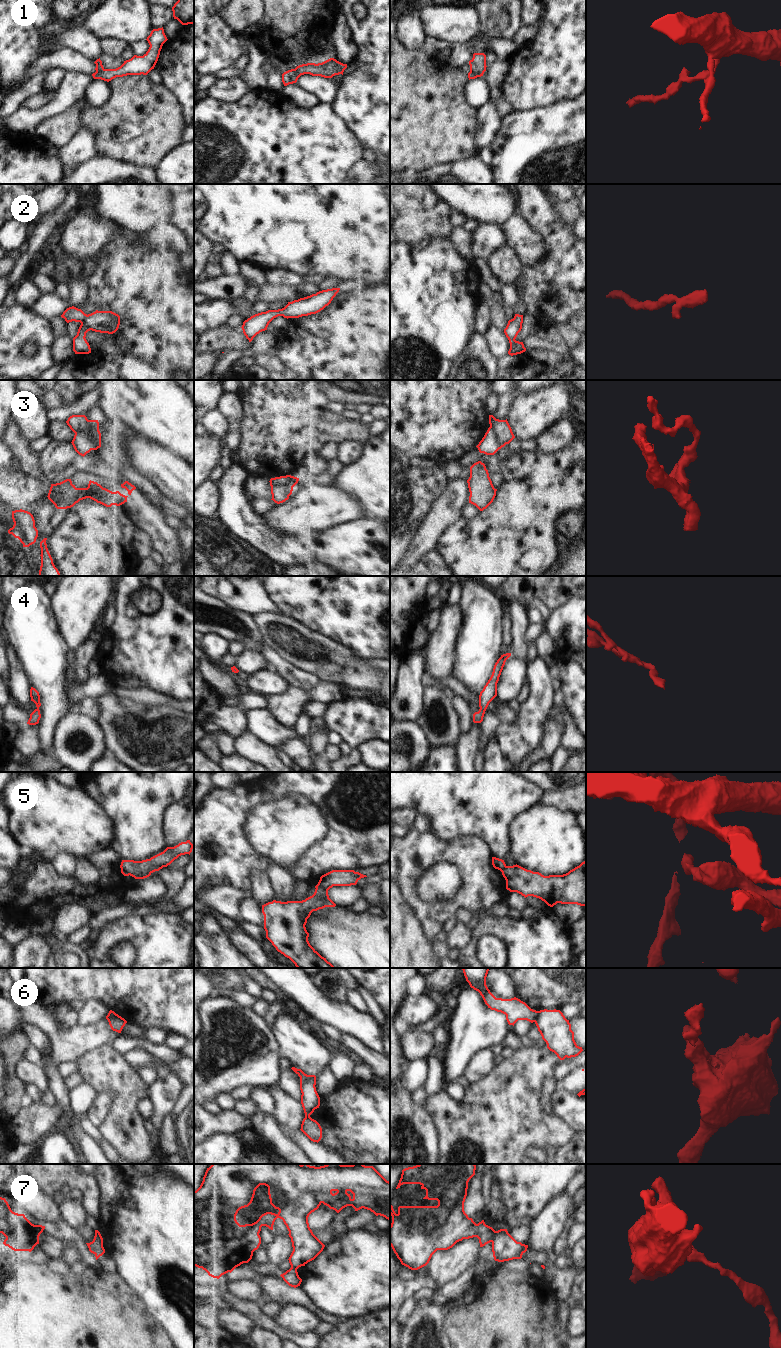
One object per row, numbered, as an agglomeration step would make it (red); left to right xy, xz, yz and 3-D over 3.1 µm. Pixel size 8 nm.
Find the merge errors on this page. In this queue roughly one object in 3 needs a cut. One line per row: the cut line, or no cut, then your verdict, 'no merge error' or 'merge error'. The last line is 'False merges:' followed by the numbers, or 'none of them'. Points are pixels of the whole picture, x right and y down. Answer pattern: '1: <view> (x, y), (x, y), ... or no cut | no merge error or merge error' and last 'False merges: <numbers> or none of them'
1: xy (105, 69), (92, 75) | merge error
2: no cut | no merge error
3: xz (270, 479), (274, 485), (290, 485), (292, 487) | merge error
4: no cut | no merge error
5: xz (318, 883), (327, 890) | merge error
6: yz (539, 1011), (538, 1017), (534, 1021) | merge error
7: yz (496, 1231), (491, 1241) | merge error
False merges: 1, 3, 5, 6, 7

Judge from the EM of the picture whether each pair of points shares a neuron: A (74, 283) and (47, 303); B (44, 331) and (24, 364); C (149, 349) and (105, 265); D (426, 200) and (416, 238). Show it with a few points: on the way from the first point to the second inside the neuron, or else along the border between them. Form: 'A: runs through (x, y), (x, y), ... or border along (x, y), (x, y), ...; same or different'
A: runs through (74, 293), (74, 296), (66, 304), (57, 304); same
B: runs through (43, 341), (43, 351), (34, 360); same
C: runs through (149, 328), (149, 309), (126, 286); same
D: runs through (418, 209), (418, 229); same

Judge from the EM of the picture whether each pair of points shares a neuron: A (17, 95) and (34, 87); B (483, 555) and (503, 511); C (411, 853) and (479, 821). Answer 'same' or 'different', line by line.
A: same
B: same
C: different

